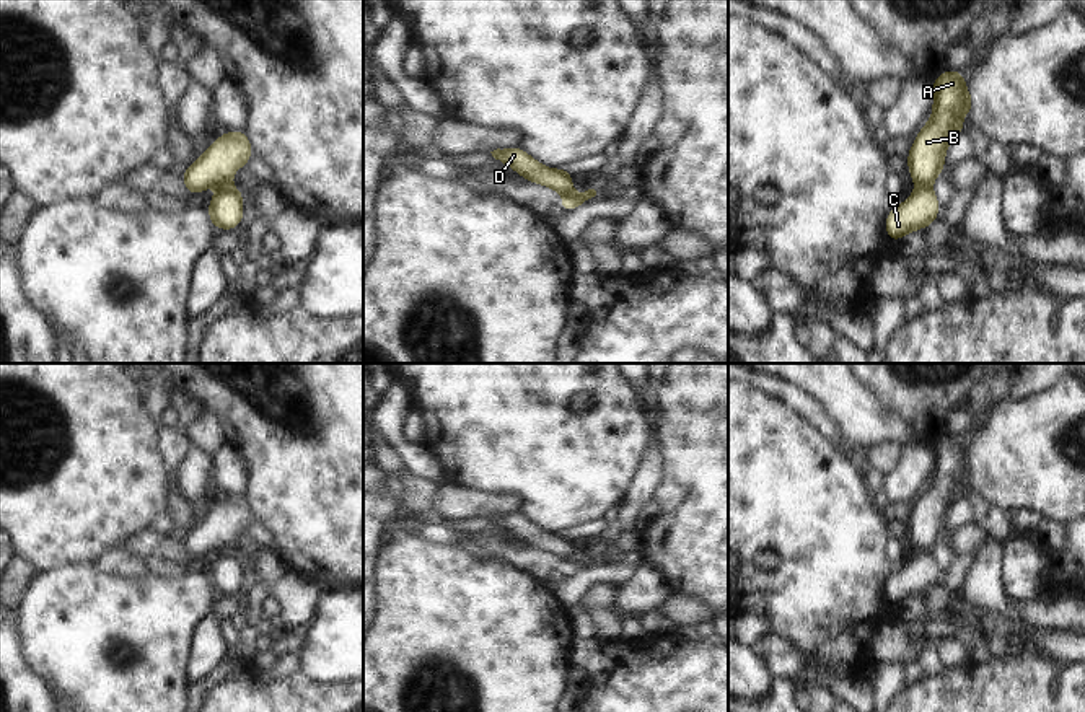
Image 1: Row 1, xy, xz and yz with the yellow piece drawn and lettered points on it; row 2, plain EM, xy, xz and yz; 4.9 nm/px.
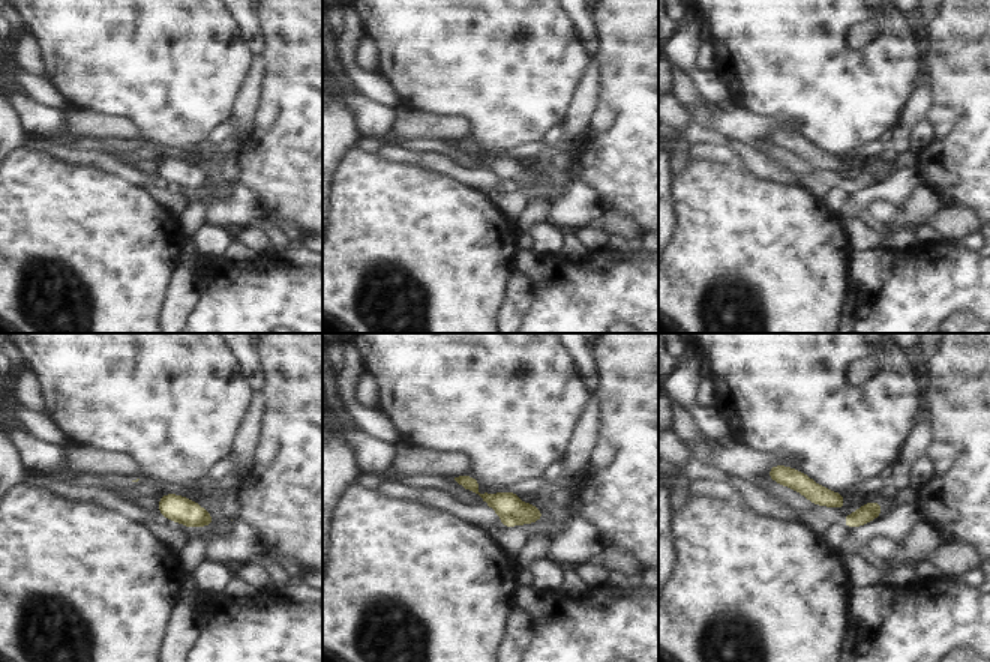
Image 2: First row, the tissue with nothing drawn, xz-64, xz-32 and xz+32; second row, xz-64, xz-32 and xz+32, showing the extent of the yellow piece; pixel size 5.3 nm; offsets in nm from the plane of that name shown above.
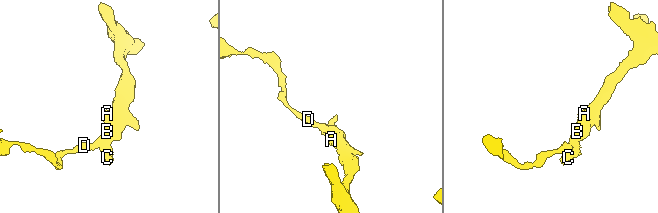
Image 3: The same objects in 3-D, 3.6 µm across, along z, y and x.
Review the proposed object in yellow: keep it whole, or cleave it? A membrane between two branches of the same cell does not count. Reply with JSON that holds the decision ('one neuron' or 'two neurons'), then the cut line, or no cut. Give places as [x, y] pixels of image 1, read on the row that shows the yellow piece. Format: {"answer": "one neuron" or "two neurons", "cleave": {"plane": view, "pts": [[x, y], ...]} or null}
{"answer": "two neurons", "cleave": {"plane": "yz", "pts": [[929, 186], [918, 188]]}}

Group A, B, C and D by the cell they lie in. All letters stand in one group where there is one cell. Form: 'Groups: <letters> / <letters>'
Groups: A B D / C

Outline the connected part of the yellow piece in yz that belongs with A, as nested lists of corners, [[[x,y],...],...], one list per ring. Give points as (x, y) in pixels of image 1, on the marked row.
[[[943,72],[930,91],[935,93],[933,114],[917,134],[906,156],[907,169],[917,187],[930,187],[935,178],[945,171],[947,147],[963,132],[963,116],[973,109],[961,72]]]

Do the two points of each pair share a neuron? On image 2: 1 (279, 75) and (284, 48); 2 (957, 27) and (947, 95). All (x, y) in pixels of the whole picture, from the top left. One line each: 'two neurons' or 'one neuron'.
1: one neuron
2: one neuron

